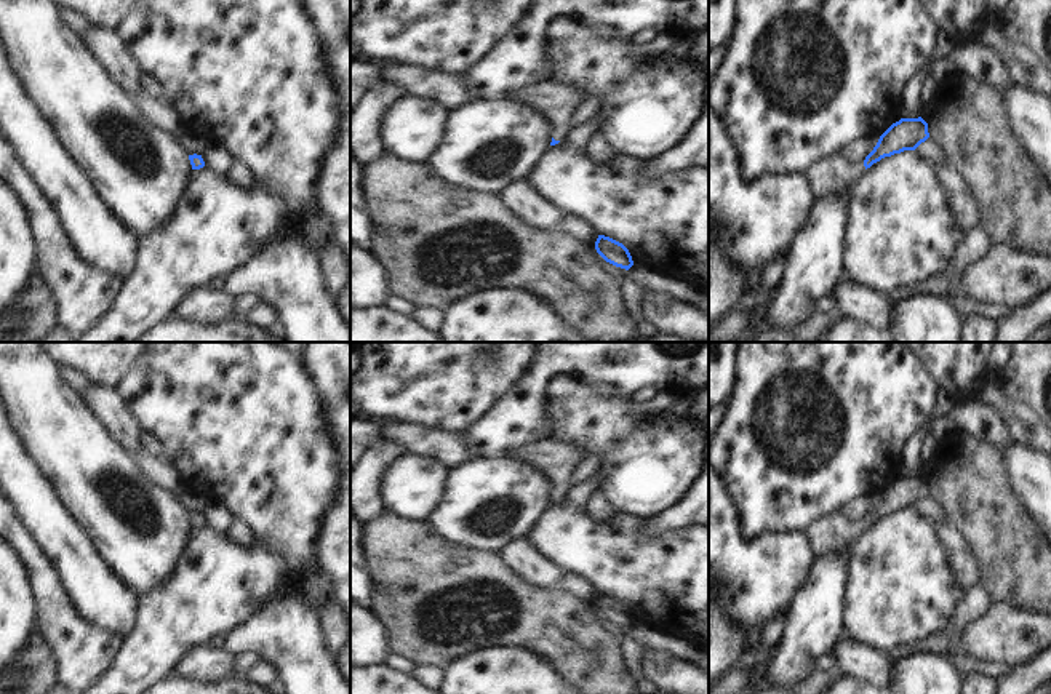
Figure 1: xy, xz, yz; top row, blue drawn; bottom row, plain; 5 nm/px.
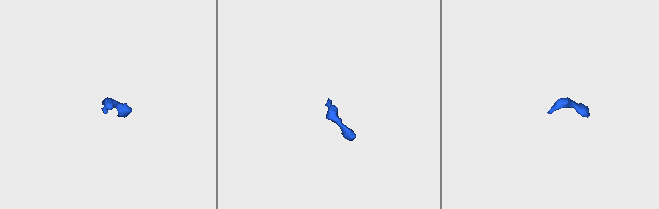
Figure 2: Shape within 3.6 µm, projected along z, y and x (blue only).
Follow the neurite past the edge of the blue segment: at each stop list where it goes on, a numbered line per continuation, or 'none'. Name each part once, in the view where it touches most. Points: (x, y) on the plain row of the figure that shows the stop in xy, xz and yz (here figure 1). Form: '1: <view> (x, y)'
1: xz (554, 459)

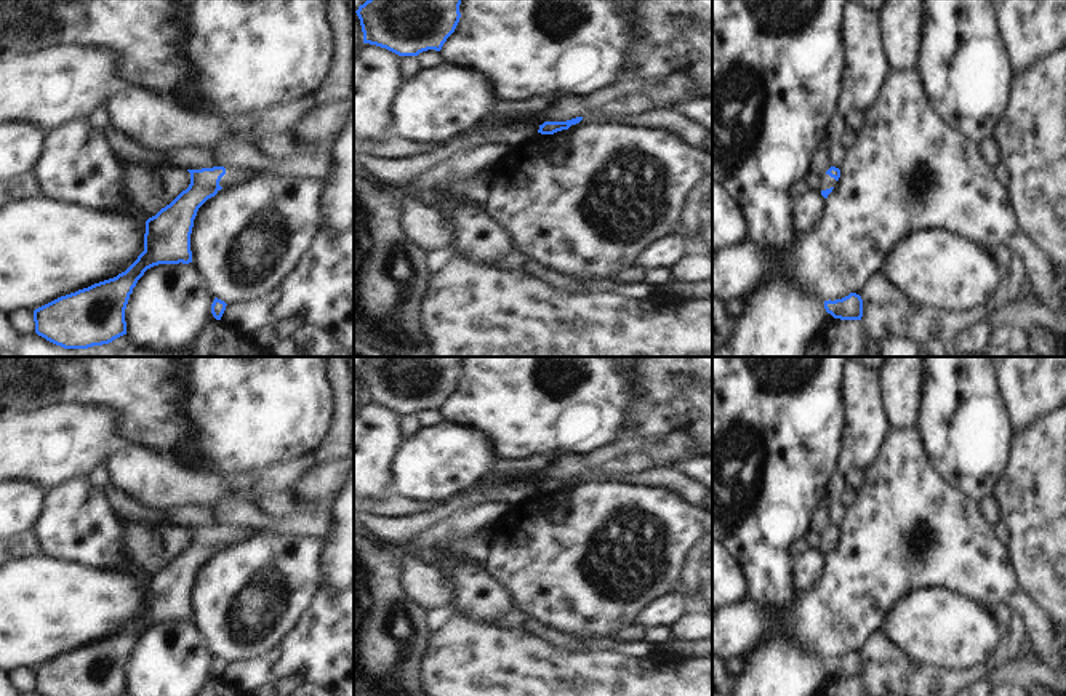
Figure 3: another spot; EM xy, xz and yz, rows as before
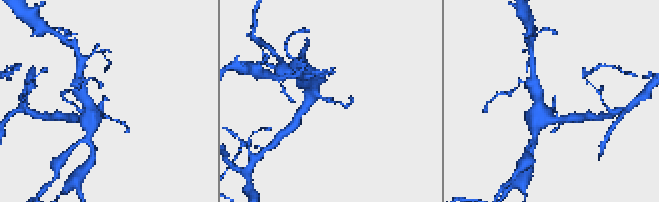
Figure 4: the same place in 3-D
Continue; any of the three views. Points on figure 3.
1: xy (232, 535)

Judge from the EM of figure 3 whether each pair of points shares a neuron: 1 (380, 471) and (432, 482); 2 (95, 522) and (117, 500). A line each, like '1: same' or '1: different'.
1: different
2: different

